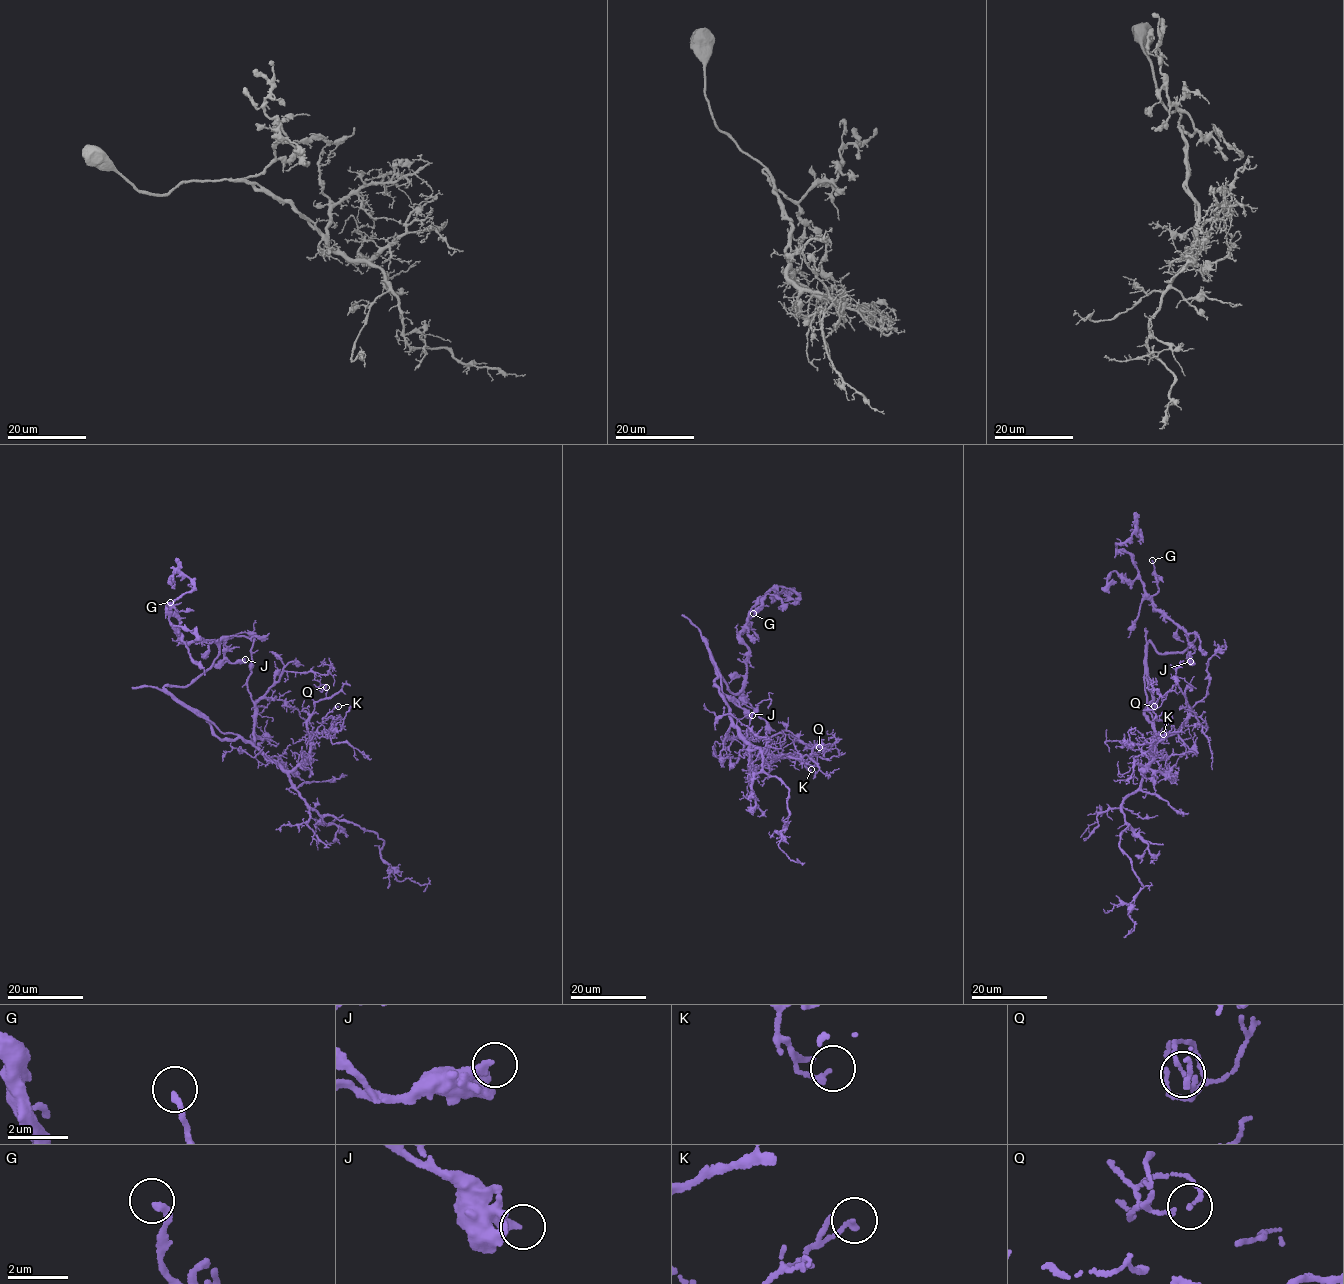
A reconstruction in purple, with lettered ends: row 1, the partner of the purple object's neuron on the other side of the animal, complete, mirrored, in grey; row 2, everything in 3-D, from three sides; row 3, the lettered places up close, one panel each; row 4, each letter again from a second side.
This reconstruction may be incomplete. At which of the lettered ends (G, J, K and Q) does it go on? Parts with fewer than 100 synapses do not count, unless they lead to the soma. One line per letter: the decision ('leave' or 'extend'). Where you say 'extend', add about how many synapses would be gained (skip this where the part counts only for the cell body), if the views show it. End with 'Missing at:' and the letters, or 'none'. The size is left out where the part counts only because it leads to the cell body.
G: leave
J: leave
K: leave
Q: leave
Missing at: none

